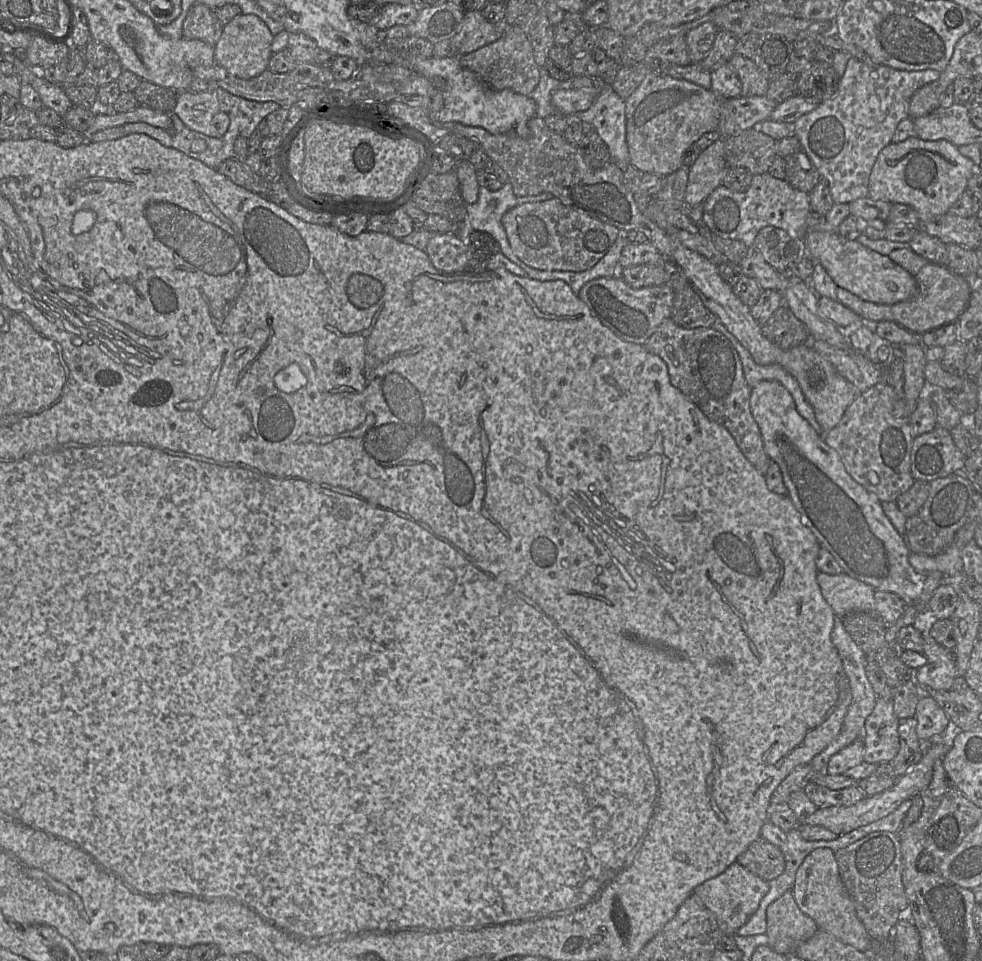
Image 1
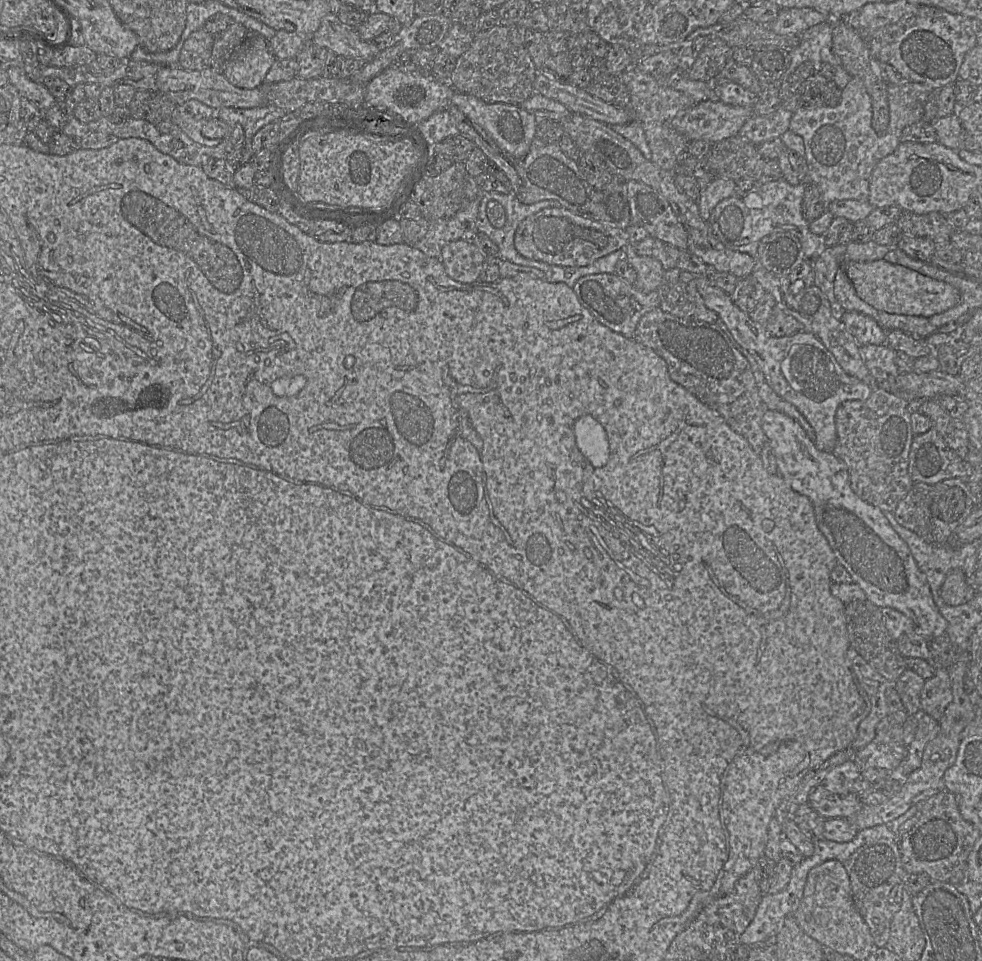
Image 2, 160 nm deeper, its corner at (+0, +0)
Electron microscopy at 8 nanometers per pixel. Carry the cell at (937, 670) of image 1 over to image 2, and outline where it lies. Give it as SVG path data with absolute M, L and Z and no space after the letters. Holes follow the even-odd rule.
M936 667L935 675L925 680L921 691L921 711L939 722L952 699L949 669Z

